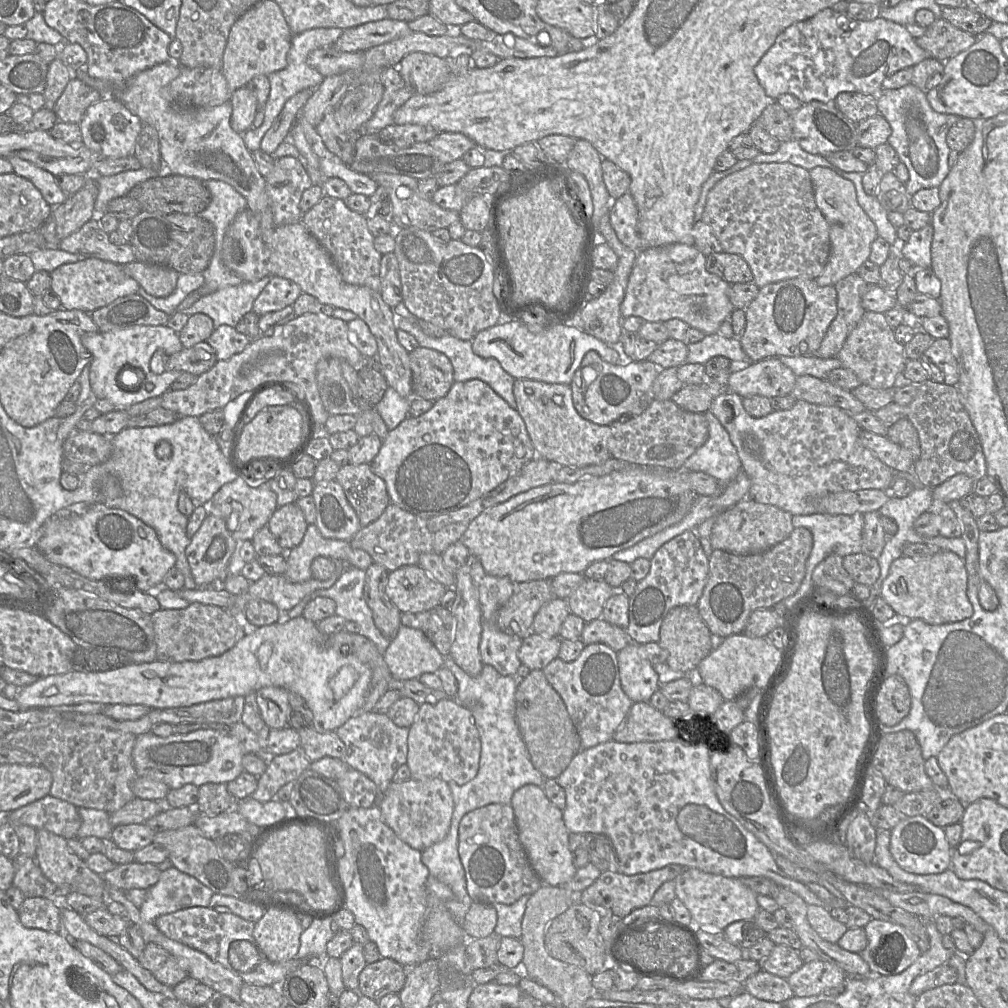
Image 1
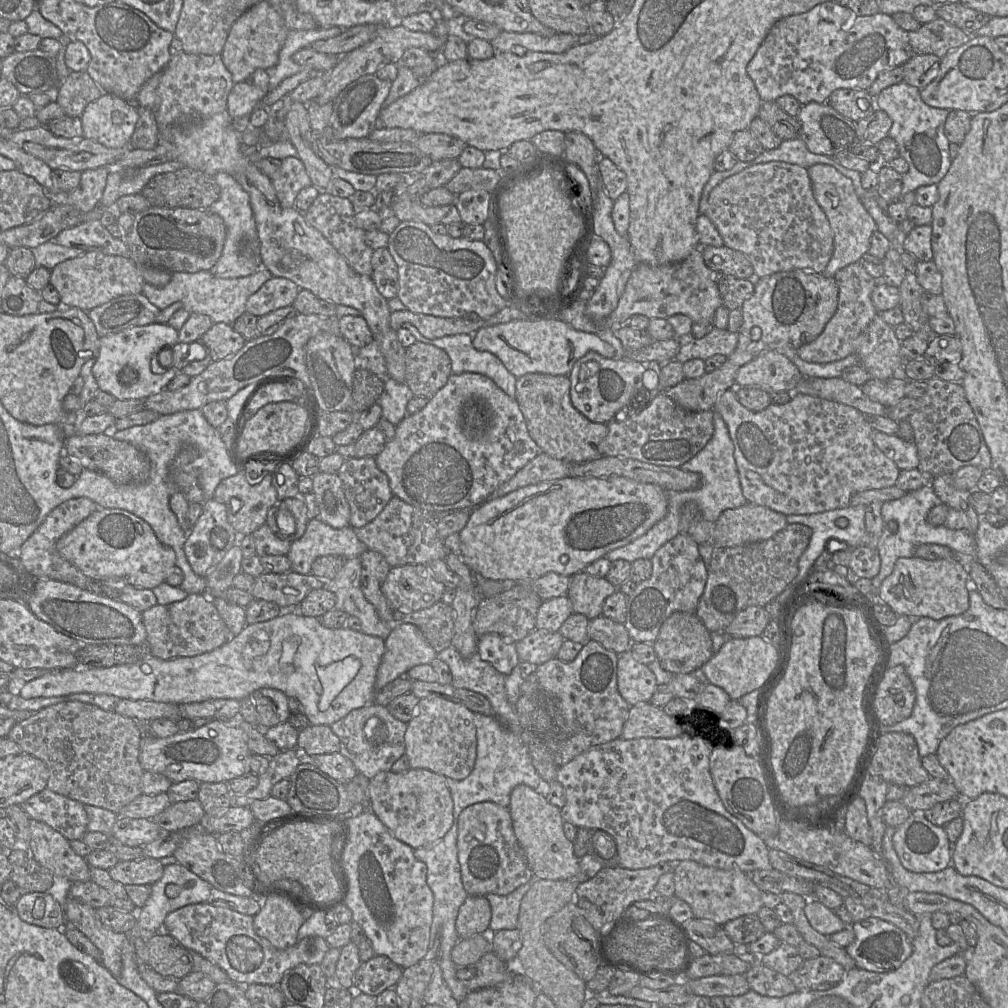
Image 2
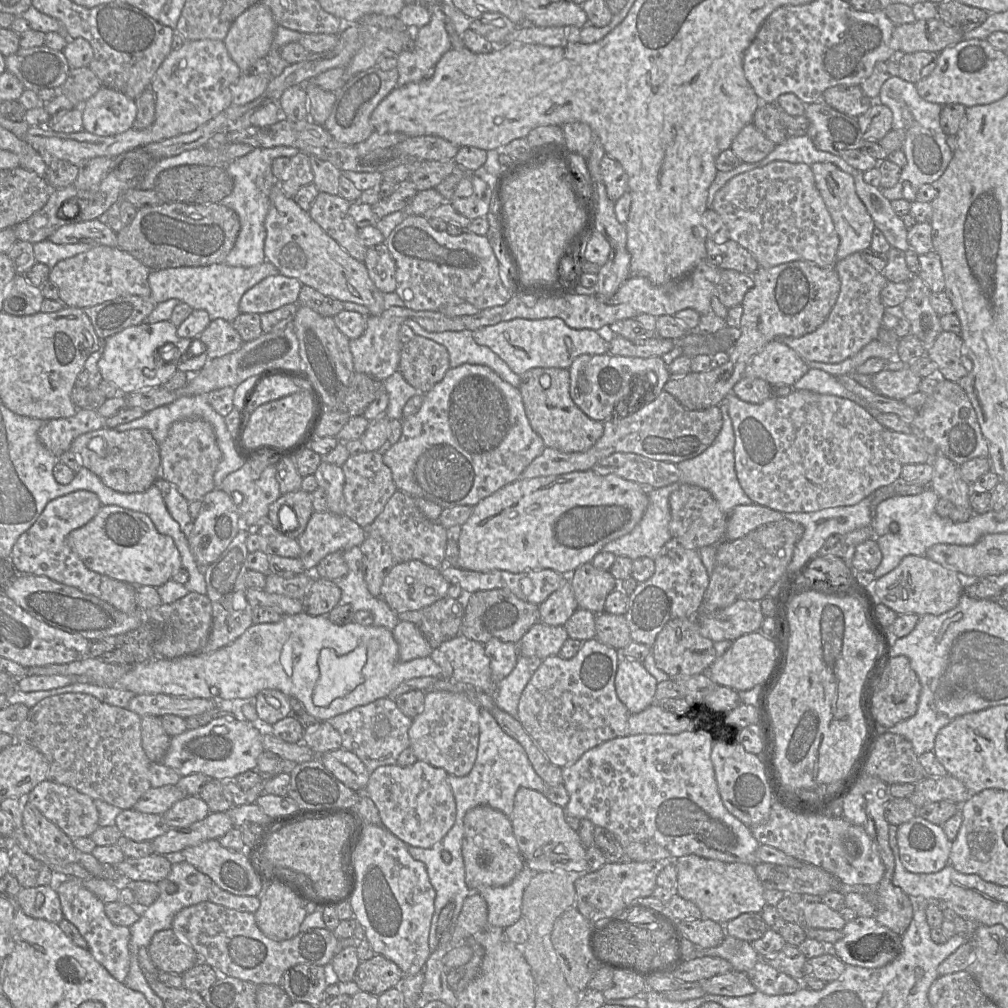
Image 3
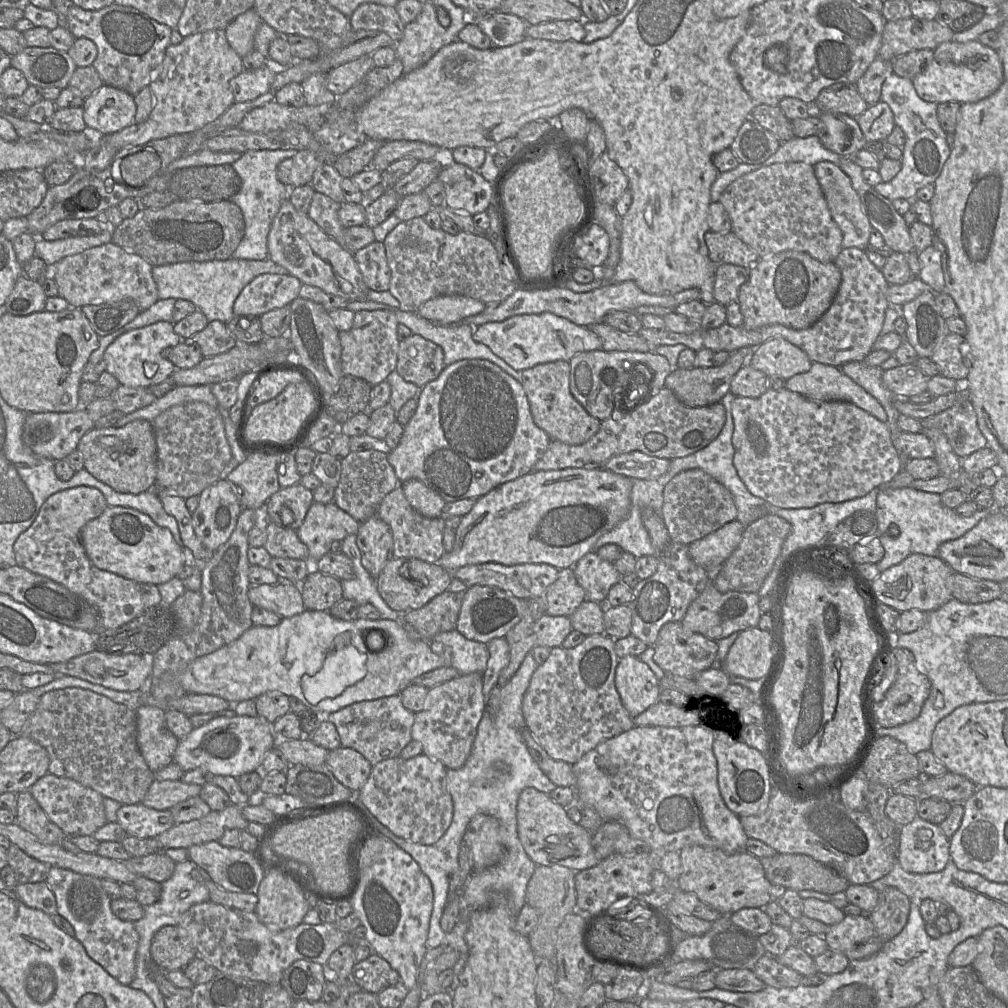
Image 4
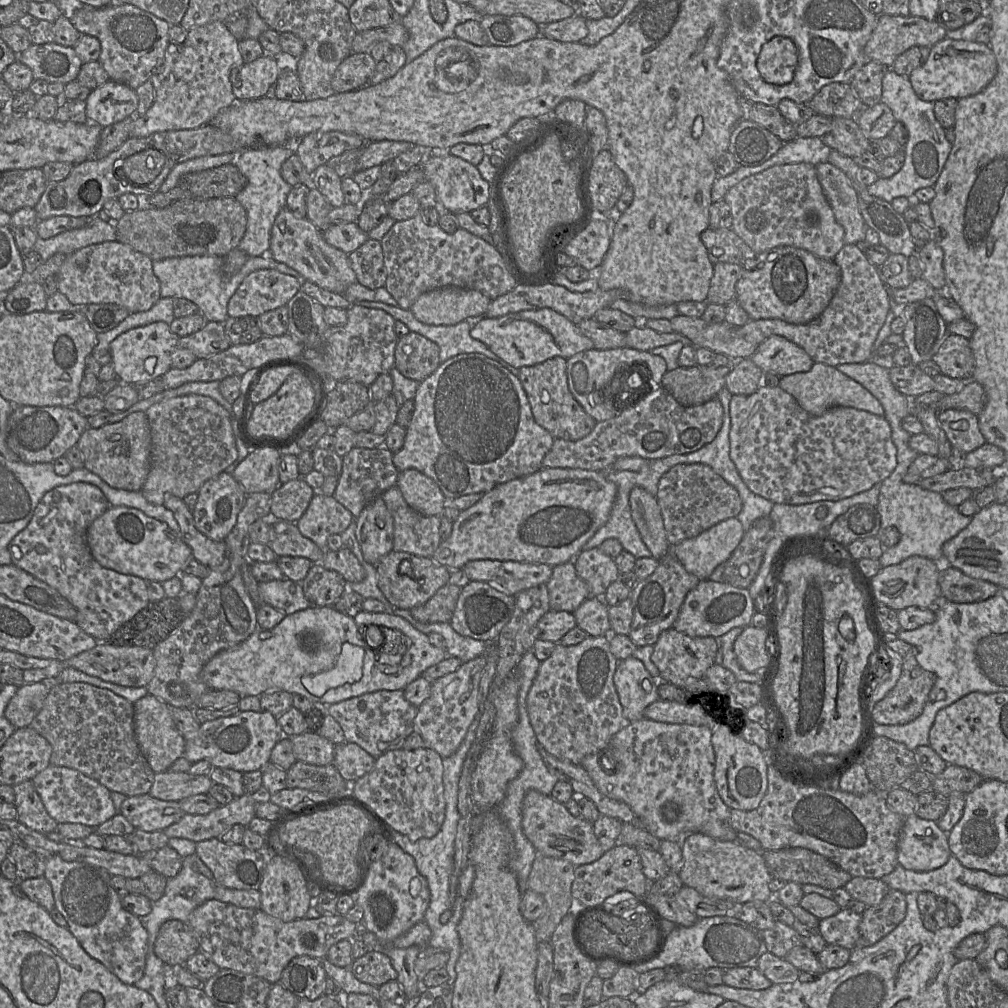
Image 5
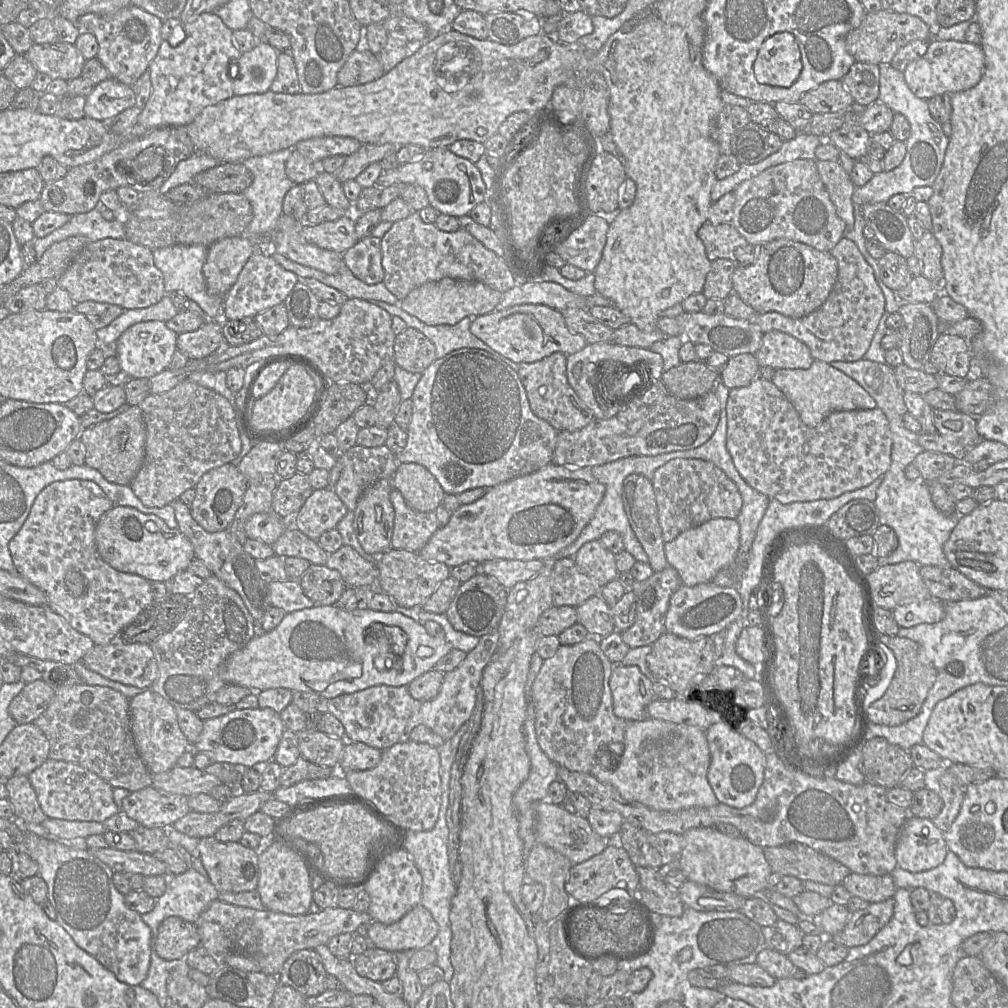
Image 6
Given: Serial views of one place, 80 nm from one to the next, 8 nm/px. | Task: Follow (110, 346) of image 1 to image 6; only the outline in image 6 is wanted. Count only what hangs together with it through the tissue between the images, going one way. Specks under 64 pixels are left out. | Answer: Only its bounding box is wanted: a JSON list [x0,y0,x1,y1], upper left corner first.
[116,321,177,379]

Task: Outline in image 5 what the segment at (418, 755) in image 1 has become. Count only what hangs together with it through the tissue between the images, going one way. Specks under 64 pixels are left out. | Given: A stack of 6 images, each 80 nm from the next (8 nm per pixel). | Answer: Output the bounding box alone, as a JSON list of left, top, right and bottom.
[414,654,485,758]

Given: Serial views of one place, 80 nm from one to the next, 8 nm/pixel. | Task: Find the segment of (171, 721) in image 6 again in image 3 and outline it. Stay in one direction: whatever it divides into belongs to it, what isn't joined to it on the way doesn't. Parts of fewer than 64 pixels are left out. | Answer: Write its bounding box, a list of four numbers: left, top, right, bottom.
[141,717,171,763]

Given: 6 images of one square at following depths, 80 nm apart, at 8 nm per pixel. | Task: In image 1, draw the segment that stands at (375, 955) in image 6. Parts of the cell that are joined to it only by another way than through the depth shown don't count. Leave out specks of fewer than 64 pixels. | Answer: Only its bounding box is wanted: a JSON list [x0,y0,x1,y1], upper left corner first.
[358,958,406,1001]

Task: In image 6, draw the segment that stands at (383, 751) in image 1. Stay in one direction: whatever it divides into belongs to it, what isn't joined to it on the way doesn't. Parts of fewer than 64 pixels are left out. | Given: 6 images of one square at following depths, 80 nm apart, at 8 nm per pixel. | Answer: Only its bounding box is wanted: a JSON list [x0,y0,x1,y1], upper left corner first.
[322,685,422,751]

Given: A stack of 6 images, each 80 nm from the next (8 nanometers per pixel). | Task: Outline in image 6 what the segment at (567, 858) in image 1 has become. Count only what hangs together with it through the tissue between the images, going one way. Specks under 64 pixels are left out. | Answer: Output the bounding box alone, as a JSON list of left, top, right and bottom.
[536,799,616,864]

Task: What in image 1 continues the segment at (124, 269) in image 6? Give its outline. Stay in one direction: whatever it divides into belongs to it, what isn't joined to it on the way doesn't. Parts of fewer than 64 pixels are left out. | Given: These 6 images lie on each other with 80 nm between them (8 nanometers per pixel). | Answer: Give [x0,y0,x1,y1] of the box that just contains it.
[51,257,139,313]

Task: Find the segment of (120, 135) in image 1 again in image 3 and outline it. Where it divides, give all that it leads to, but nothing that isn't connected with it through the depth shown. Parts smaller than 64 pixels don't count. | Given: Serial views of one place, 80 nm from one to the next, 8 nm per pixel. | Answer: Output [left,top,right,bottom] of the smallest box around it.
[81,86,137,136]

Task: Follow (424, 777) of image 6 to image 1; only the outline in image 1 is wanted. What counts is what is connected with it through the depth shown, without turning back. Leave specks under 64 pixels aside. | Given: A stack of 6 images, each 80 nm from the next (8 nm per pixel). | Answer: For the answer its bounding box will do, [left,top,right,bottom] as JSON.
[378,778,454,851]

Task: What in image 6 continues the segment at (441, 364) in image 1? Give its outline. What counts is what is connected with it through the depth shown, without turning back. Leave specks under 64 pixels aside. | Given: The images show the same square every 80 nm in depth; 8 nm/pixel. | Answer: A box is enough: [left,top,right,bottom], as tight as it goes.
[393,327,436,374]

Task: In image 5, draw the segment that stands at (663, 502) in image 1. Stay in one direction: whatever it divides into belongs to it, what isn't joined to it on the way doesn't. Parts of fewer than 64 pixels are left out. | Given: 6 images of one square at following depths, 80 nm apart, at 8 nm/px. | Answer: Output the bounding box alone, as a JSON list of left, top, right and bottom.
[431,468,617,571]

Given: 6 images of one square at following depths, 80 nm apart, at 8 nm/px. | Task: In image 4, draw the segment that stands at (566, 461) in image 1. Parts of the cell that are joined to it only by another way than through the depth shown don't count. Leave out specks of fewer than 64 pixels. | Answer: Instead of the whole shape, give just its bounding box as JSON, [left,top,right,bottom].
[521,361,601,445]

